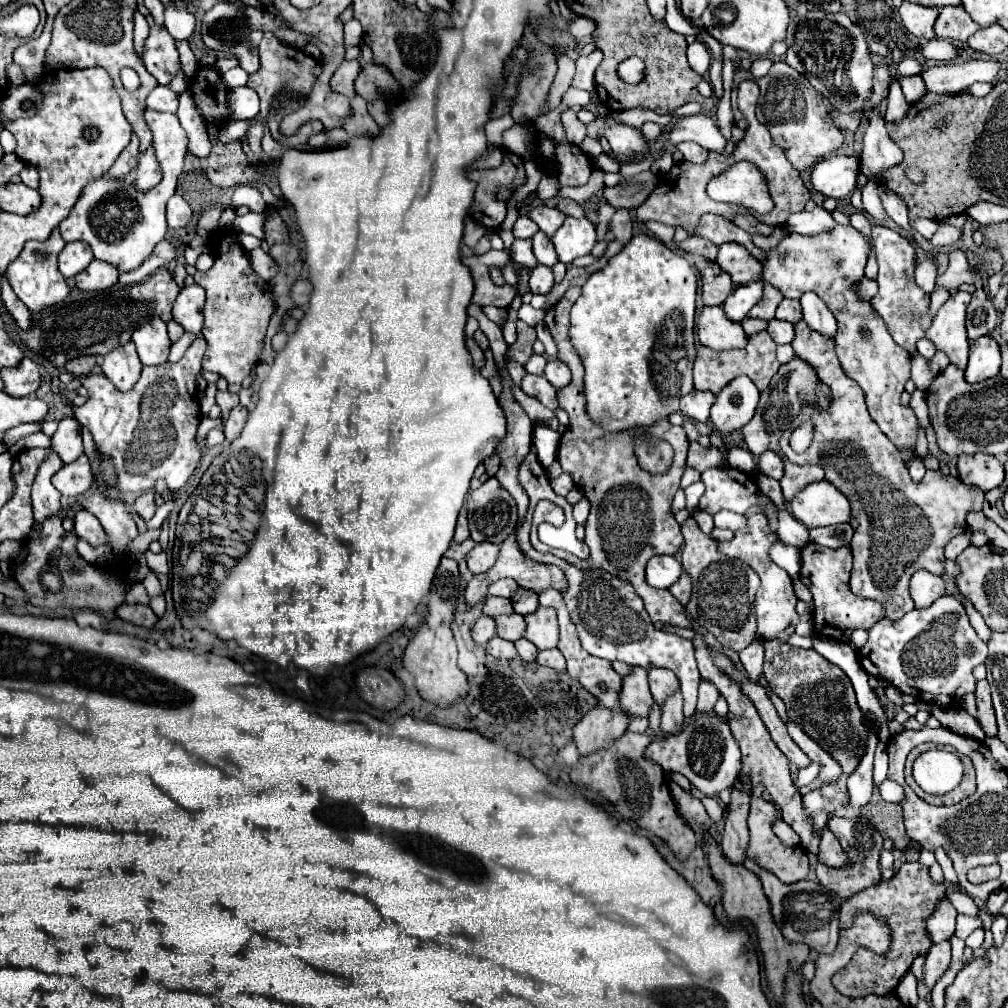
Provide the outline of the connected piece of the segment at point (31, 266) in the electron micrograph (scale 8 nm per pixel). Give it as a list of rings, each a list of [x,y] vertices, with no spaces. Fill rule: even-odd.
[[[55,228],[55,232],[51,232],[51,236],[45,242],[37,242],[37,240],[29,240],[23,248],[23,252],[9,264],[5,276],[7,282],[11,284],[11,288],[17,292],[19,300],[23,300],[23,304],[31,310],[31,312],[41,312],[49,306],[55,306],[59,302],[63,302],[69,294],[69,286],[65,282],[65,278],[61,276],[59,268],[57,268],[57,256],[63,250],[65,242],[59,234],[59,230]]]

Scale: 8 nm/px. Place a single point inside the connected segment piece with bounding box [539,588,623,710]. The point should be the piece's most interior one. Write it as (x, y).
(598, 676)

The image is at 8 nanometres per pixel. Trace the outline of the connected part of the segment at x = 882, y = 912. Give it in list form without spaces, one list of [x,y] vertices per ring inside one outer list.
[[[905,862],[891,880],[879,882],[871,888],[857,892],[855,896],[847,898],[841,906],[839,928],[841,930],[849,928],[859,912],[871,912],[879,920],[887,920],[889,932],[891,932],[891,948],[881,955],[865,947],[859,948],[855,956],[849,960],[849,964],[845,968],[841,968],[839,972],[835,972],[833,986],[841,994],[851,996],[851,998],[867,996],[867,994],[877,994],[877,996],[891,994],[895,990],[895,986],[899,984],[899,980],[903,978],[903,974],[911,968],[913,958],[931,946],[929,934],[925,930],[925,920],[935,910],[935,906],[943,894],[945,894],[945,886],[933,884],[929,870],[925,866],[921,866],[919,862]]]

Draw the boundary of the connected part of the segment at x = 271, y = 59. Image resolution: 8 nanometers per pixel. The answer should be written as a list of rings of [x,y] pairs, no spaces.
[[[265,32],[263,40],[259,44],[259,54],[261,54],[261,68],[259,68],[259,72],[249,74],[247,86],[253,88],[259,94],[261,112],[251,120],[251,126],[249,126],[245,136],[247,136],[247,144],[249,144],[251,152],[255,154],[255,158],[259,162],[265,162],[265,154],[263,154],[263,148],[261,148],[261,140],[263,140],[263,134],[265,134],[265,122],[267,122],[267,128],[269,128],[271,136],[277,142],[283,142],[289,148],[303,148],[307,144],[311,134],[281,136],[279,134],[279,124],[287,114],[291,114],[291,112],[305,106],[305,102],[311,94],[311,88],[313,88],[313,84],[315,84],[315,80],[321,72],[321,62],[311,58],[309,54],[305,54],[301,48],[293,48],[289,44],[279,42],[271,32]]]

